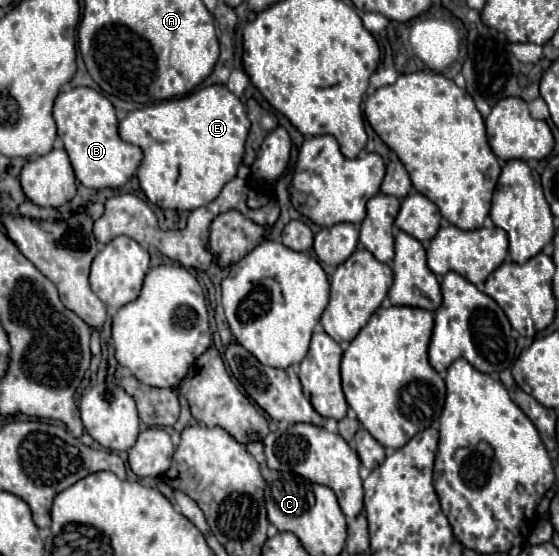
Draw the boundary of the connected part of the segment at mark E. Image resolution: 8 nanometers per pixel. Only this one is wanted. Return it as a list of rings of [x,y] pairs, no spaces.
[[[224,85],[204,87],[181,97],[155,102],[138,111],[130,111],[118,127],[120,137],[126,143],[138,145],[144,151],[144,159],[138,167],[140,189],[146,193],[150,203],[172,211],[192,211],[194,207],[208,205],[220,194],[224,185],[236,177],[248,129],[250,121],[244,105]]]

